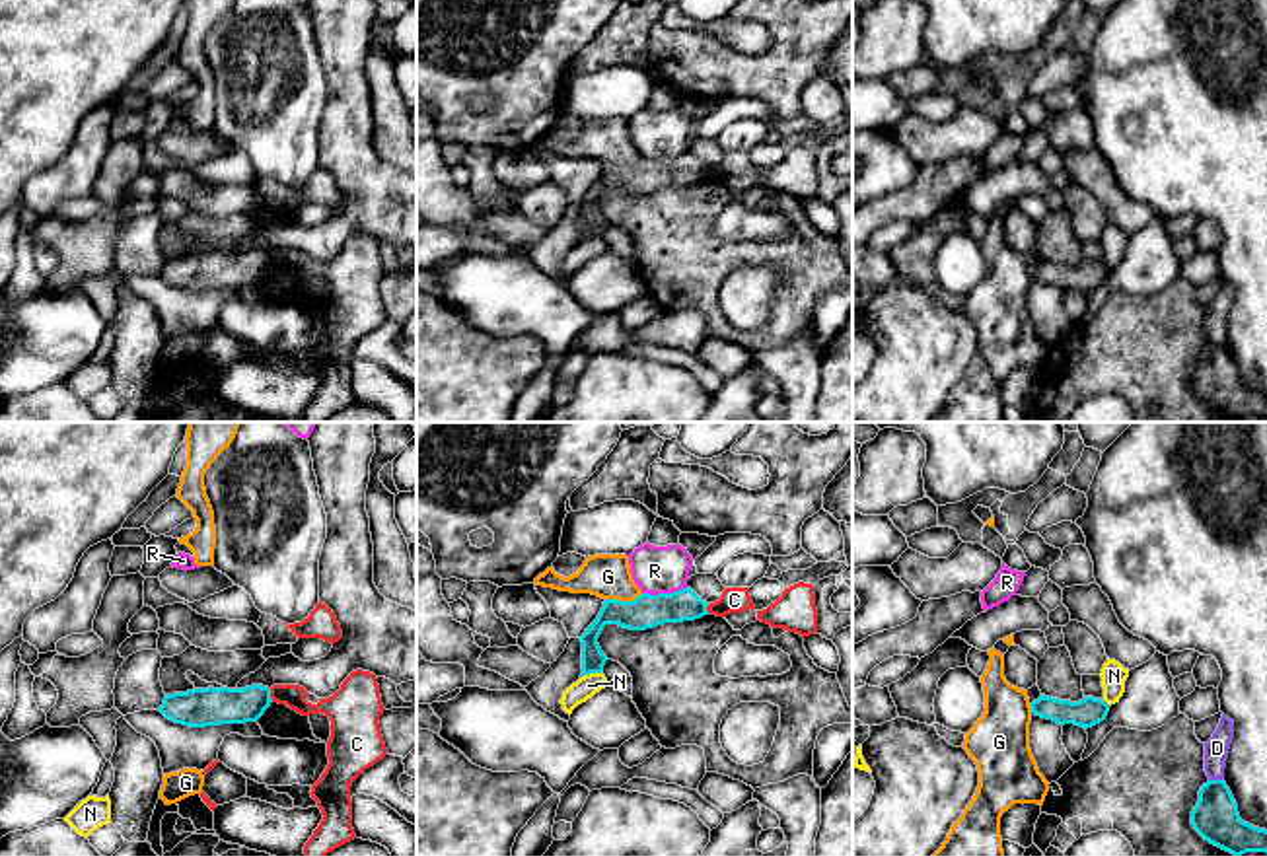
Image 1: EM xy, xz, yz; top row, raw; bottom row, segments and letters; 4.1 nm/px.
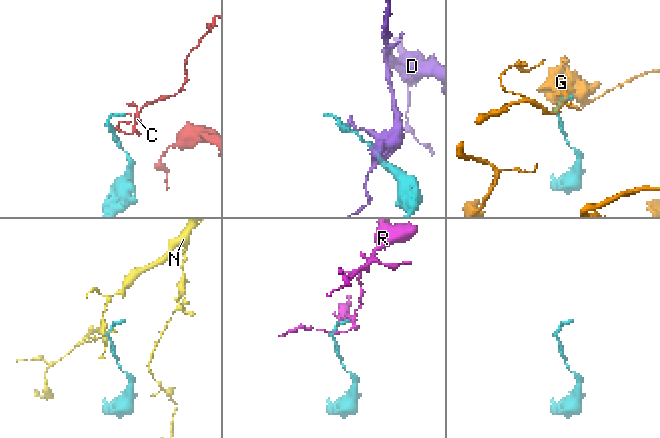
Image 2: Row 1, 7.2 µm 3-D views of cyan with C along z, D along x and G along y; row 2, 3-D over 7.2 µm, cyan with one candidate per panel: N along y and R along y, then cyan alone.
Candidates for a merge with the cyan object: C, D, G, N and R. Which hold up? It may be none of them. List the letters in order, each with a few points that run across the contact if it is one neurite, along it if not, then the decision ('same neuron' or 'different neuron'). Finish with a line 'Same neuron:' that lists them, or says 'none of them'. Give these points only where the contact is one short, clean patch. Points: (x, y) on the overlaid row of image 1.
C: line xy (269, 689), (273, 701); different neuron
D: line yz (1209, 779), (1223, 781); different neuron
G: line xz (641, 592), (633, 600), (606, 600); different neuron
N: different neuron
R: line xz (686, 586), (674, 592), (643, 594); different neuron
Same neuron: none of them

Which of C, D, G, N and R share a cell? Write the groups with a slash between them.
C / D / G / N / R

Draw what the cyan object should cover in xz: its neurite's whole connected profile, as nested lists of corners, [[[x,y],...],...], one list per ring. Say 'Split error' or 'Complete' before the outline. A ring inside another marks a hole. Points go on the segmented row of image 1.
Complete. [[[691,588],[673,593],[640,593],[634,601],[605,599],[597,619],[580,636],[582,642],[582,675],[601,673],[607,656],[601,652],[597,638],[605,624],[619,624],[629,630],[646,630],[664,623],[695,621],[705,615],[708,603]]]

